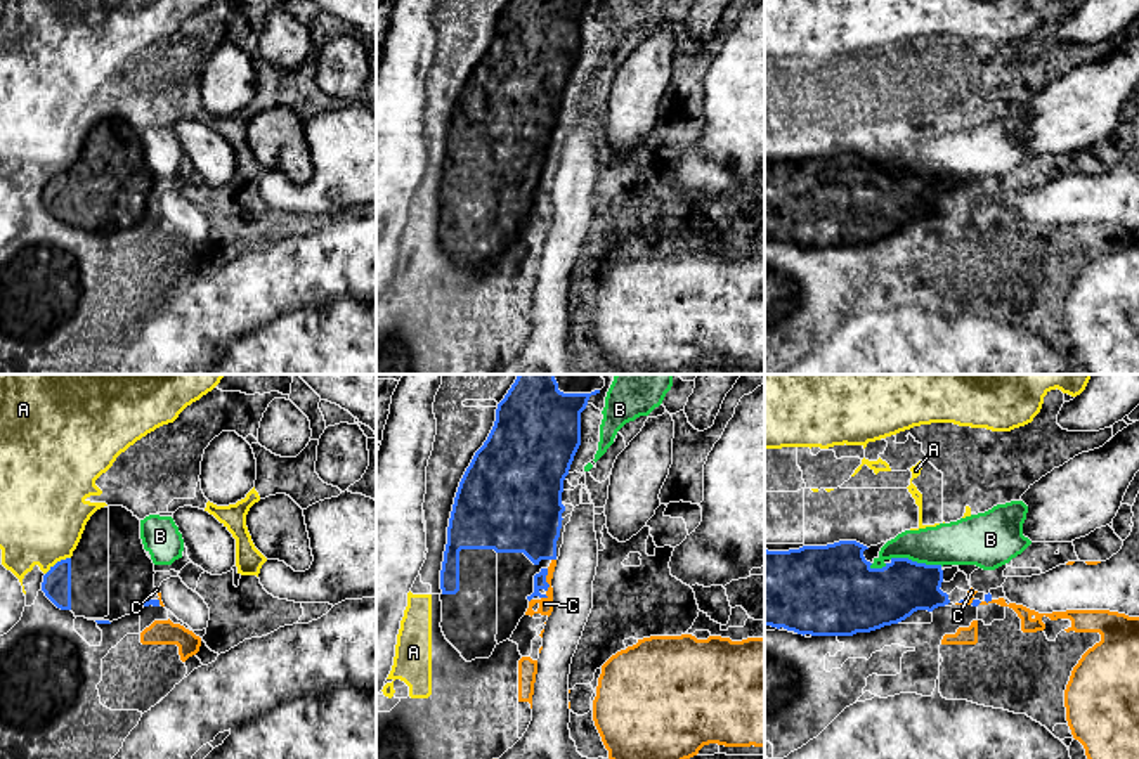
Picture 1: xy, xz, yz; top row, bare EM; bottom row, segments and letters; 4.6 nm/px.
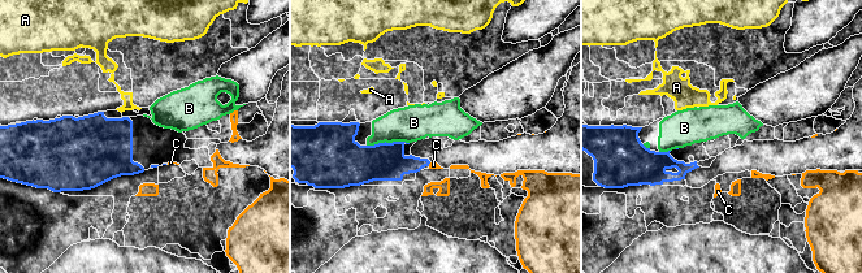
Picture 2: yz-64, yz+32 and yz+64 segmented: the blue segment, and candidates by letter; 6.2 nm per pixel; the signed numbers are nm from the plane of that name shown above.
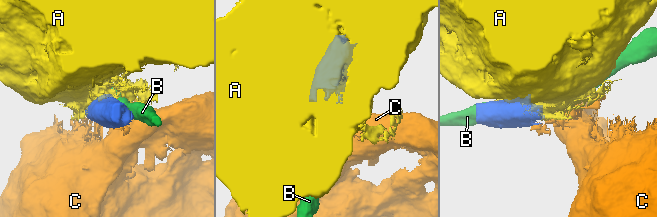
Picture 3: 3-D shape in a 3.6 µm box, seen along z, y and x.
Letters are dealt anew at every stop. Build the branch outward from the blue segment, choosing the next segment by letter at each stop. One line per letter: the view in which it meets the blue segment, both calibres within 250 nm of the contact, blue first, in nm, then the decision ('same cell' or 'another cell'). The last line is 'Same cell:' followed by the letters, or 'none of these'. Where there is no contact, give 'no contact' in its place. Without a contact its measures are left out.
A: contact in xy; calibres 130 and 400 nm; another cell
B: contact in yz; calibres 280 and 200 nm; another cell
C: contact in xz; calibres 60 and 60 nm; another cell
Same cell: none of these

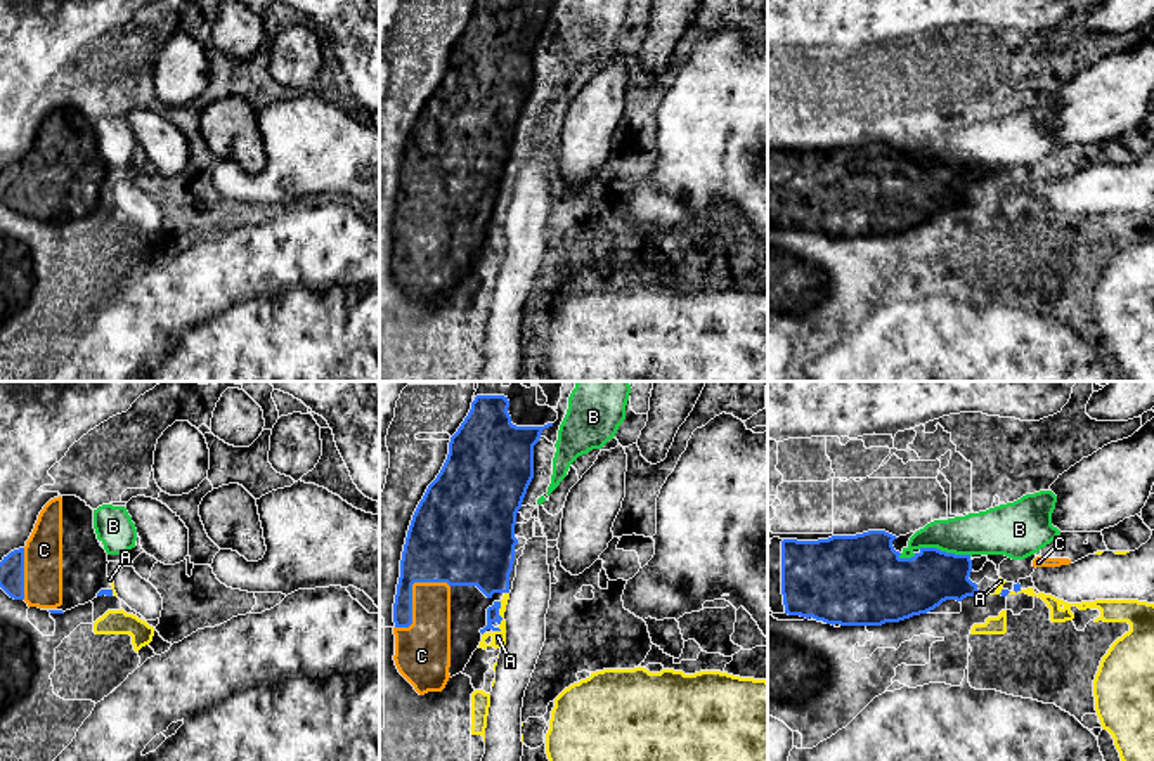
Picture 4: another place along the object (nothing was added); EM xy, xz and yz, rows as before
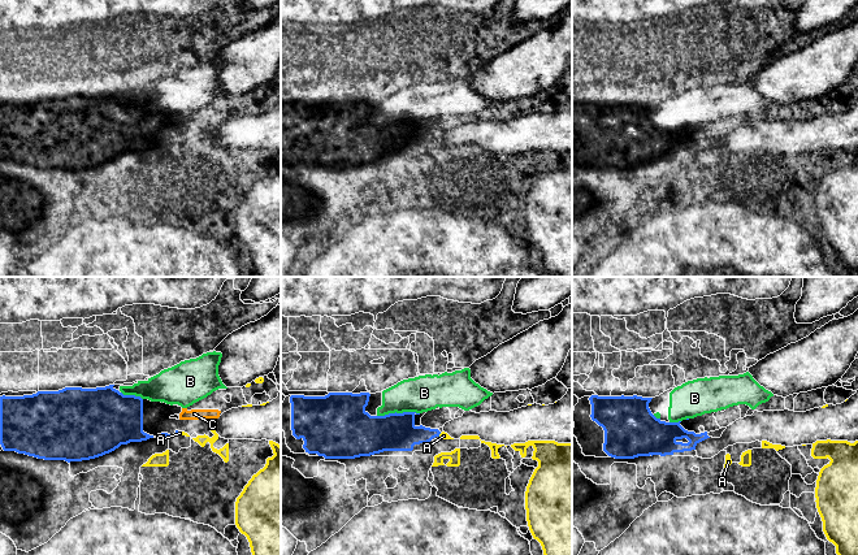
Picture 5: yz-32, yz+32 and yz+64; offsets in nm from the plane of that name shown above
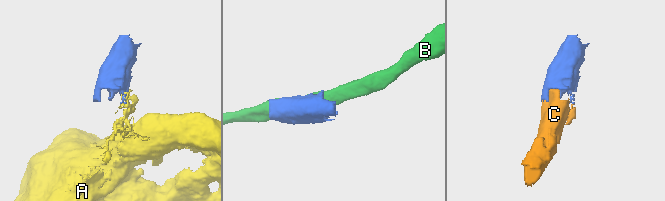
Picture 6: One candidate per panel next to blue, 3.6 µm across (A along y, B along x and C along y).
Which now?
A: contact in xz; calibres 60 and 60 nm; another cell
B: contact in yz; calibres 280 and 200 nm; another cell
C: contact in xz; calibres 320 and 240 nm; same cell
Same cell: C

